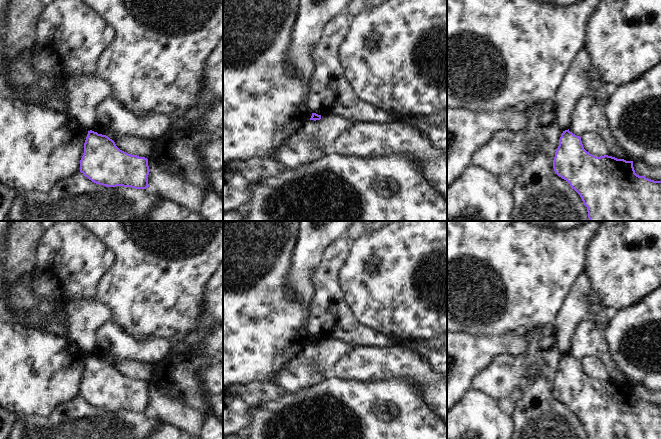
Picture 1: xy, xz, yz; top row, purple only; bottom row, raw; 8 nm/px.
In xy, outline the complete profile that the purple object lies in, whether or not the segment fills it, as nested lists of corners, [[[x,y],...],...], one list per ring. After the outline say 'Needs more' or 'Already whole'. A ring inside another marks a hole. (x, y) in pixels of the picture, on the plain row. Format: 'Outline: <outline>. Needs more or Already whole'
Outline: [[[88,355],[80,396],[92,406],[106,411],[146,413],[148,409],[148,383],[120,374],[106,359]]]. Already whole

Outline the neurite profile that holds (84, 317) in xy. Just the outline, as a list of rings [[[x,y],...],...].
[[[83,300],[69,304],[65,312],[68,316],[67,337],[85,354],[90,355],[94,350],[96,329],[99,325],[111,321],[110,309],[98,300]]]

